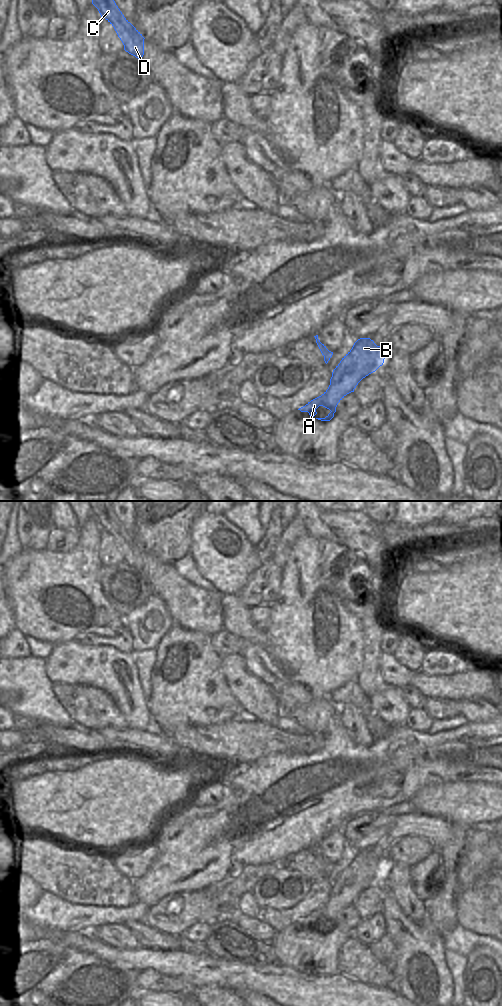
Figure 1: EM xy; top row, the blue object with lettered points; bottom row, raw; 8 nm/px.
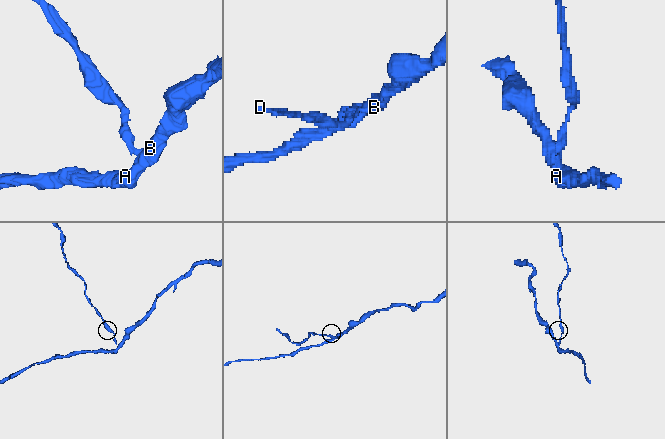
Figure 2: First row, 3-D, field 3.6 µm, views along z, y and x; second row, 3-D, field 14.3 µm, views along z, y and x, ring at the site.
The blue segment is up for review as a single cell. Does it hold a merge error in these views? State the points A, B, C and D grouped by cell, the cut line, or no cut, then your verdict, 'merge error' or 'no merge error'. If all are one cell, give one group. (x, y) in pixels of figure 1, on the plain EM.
A B / C D | xy (328, 862), (328, 865), (324, 868) | merge error

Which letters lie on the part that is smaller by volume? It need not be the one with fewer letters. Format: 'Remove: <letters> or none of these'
Remove: C, D.

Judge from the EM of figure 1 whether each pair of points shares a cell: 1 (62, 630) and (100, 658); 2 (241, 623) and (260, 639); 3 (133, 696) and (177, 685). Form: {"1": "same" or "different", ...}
{"1": "different", "2": "same", "3": "different"}

